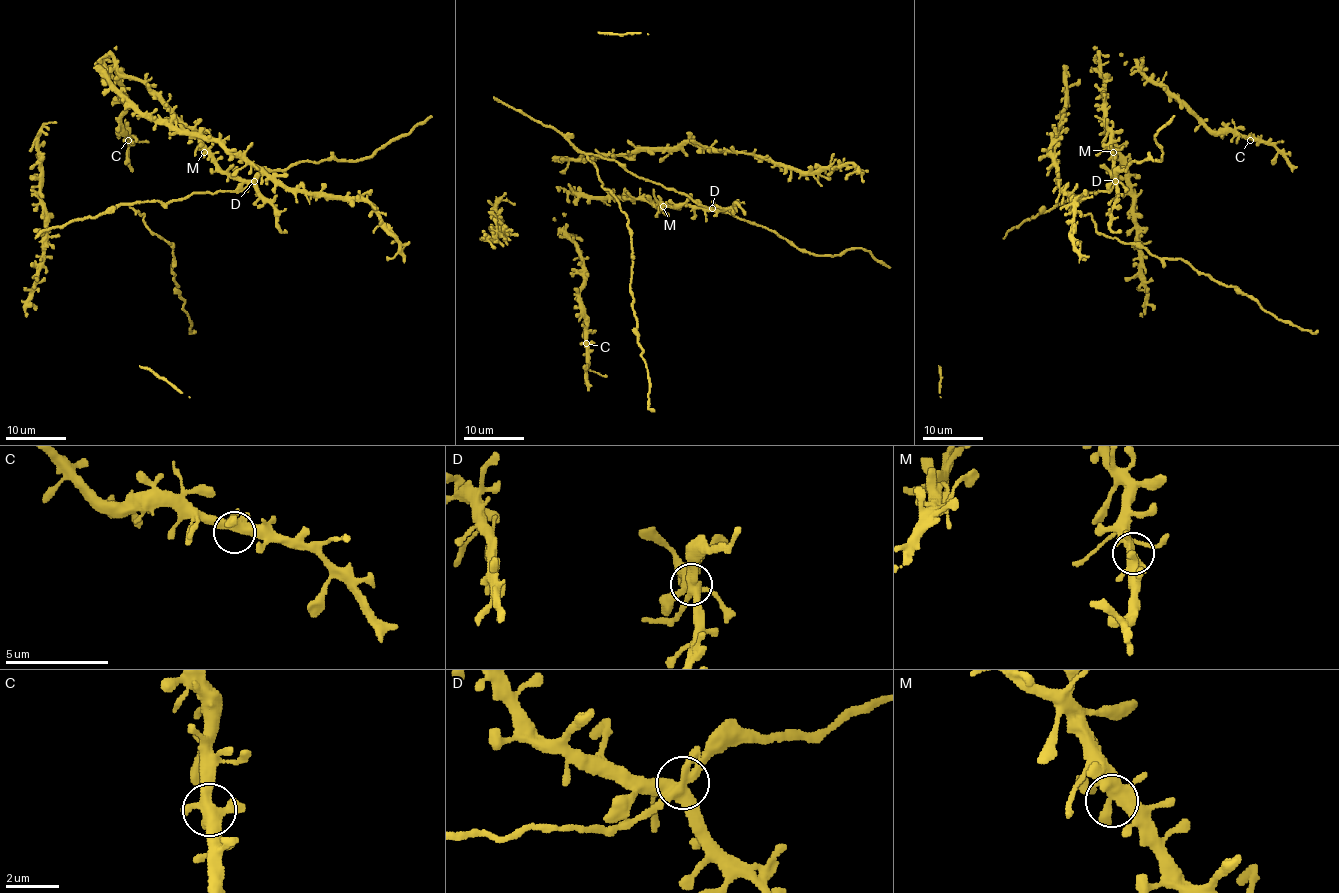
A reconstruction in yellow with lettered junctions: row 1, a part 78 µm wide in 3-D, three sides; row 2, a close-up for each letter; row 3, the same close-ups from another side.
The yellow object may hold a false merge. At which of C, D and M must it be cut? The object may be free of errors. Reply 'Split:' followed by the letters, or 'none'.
Split: none

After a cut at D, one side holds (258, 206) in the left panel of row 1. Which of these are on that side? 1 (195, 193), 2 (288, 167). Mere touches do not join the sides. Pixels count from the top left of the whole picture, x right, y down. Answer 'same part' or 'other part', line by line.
1: other part
2: other part

